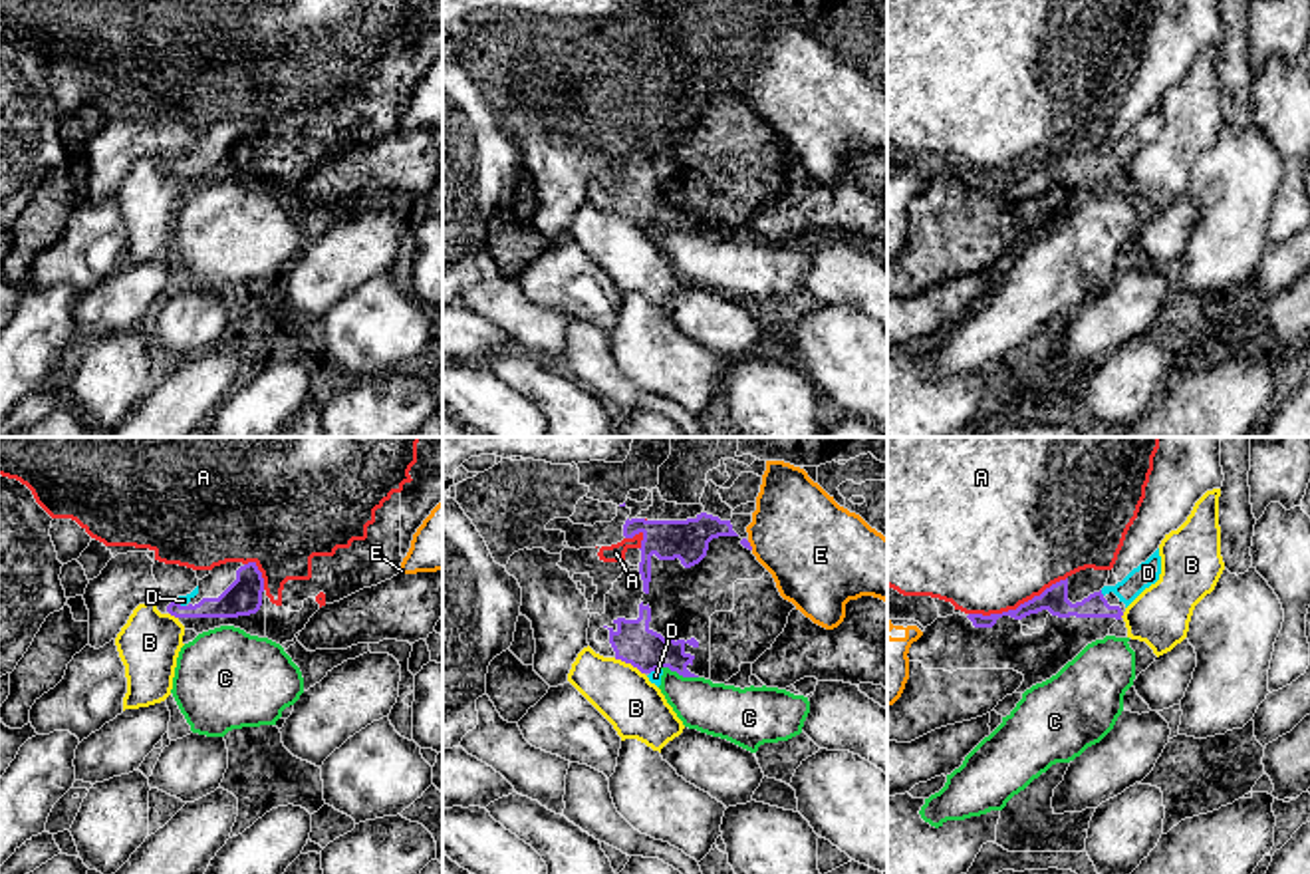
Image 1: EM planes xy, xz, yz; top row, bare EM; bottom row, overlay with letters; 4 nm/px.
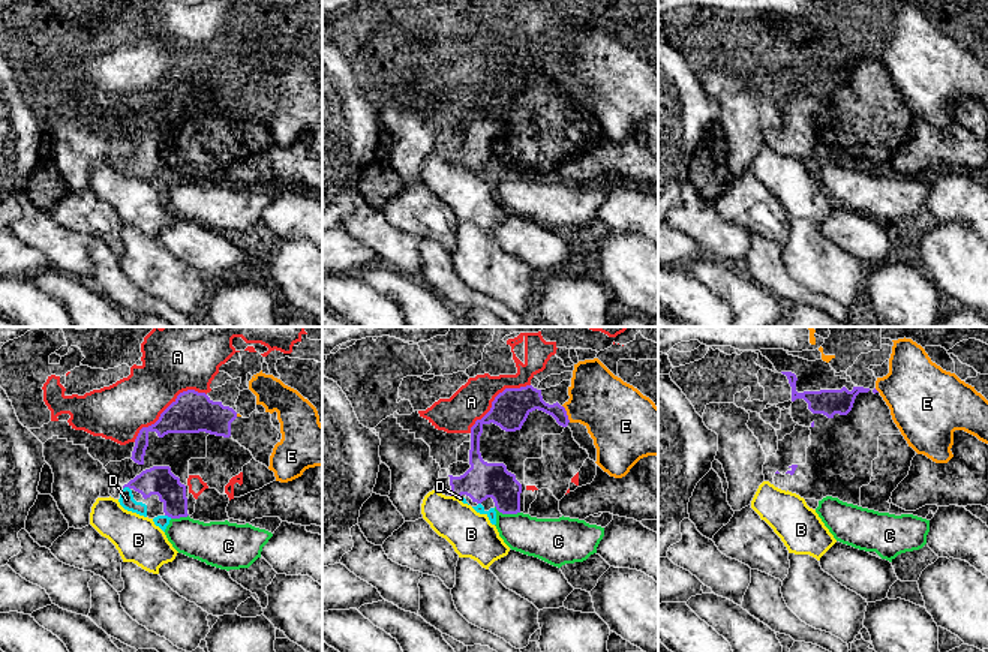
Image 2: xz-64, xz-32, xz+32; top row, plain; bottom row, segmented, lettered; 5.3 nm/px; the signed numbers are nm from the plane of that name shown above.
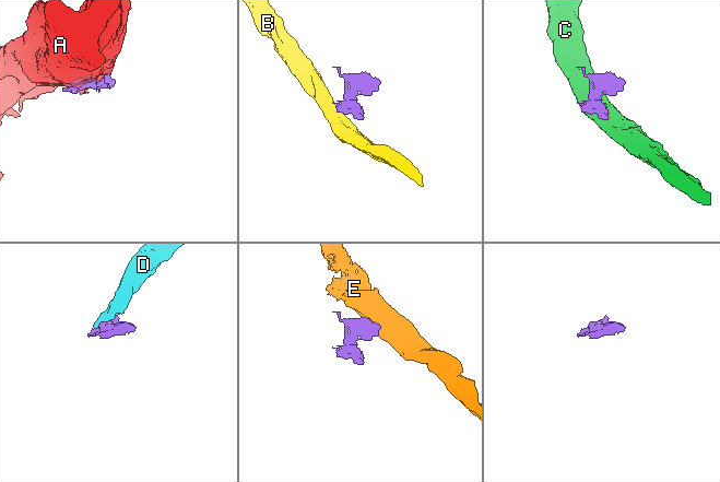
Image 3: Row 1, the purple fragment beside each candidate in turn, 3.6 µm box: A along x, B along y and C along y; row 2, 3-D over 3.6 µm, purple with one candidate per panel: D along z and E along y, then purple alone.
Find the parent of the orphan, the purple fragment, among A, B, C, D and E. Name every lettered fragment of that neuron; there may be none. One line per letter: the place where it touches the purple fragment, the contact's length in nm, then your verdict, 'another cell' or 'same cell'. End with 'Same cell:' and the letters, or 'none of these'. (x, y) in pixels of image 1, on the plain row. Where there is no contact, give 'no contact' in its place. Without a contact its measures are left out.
A: contact yz (1019, 161); length 420 nm; another cell
B: contact xz (630, 217); length 140 nm; another cell
C: contact xz (679, 229); length 170 nm; another cell
D: contact yz (1100, 147); length 30 nm; same cell
E: contact xz (749, 100); length 50 nm; another cell
Same cell: D

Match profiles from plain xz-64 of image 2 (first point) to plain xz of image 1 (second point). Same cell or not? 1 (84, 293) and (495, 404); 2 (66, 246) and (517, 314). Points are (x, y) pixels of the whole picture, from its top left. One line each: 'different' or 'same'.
1: different
2: same

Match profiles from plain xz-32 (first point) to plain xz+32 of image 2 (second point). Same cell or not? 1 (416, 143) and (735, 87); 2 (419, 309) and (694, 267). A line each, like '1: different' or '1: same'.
1: same
2: same

